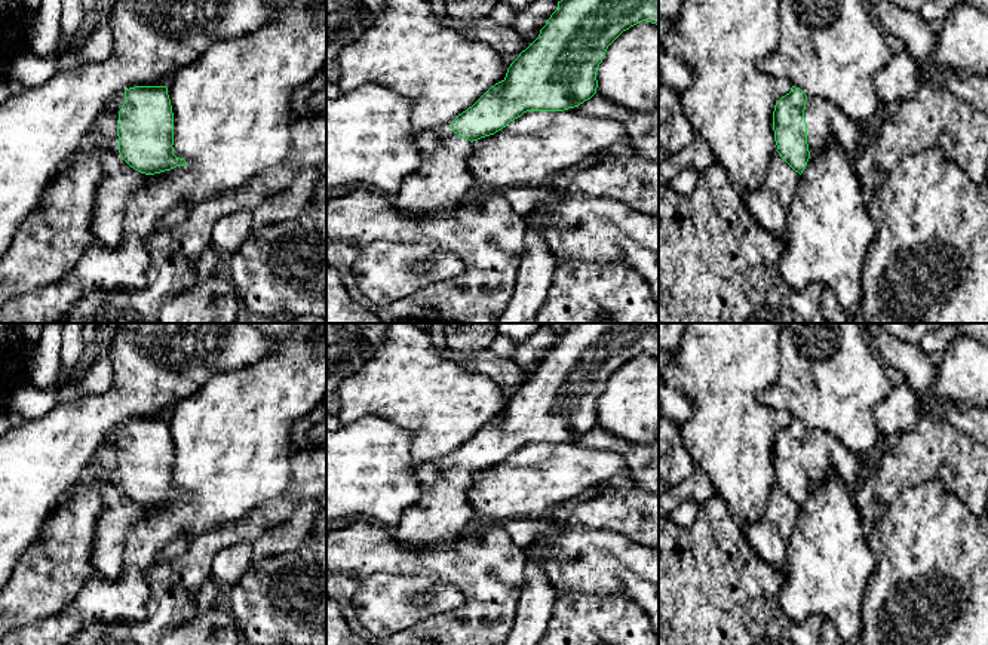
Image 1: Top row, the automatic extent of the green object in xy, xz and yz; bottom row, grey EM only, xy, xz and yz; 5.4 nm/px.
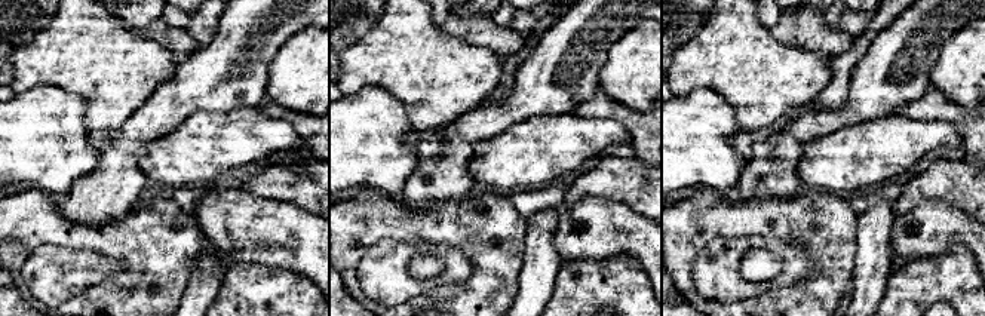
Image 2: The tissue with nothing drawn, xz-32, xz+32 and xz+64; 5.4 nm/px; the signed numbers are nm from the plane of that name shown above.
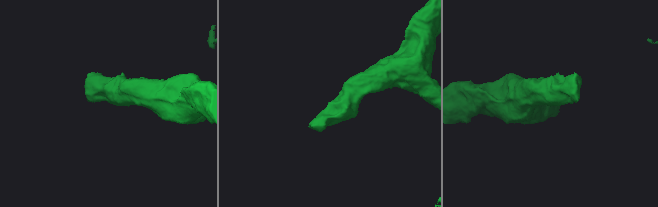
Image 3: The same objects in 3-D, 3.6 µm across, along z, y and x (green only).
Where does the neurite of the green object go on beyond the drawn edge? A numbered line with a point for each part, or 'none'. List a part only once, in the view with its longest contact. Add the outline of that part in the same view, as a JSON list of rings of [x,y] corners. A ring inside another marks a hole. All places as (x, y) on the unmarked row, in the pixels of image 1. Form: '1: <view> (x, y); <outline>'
1: yz (824, 451); [[[807,429],[804,449],[810,486],[819,486],[826,472],[834,469],[854,491],[869,472],[863,457],[844,448],[837,437],[823,430]]]

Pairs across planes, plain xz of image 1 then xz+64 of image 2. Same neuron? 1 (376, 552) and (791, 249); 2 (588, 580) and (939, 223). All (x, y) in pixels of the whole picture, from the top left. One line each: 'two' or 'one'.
1: two
2: one

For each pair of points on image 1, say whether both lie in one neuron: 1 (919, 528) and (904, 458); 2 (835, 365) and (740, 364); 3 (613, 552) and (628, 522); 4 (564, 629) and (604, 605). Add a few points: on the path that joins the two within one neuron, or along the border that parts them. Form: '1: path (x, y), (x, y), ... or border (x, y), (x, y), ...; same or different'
1: border (944, 482), (929, 479), (902, 490), (886, 513); different
2: border (779, 338), (779, 377), (760, 392); different
3: border (588, 525), (597, 530), (616, 531), (643, 546); different
4: path (574, 629), (580, 629), (594, 616); same

